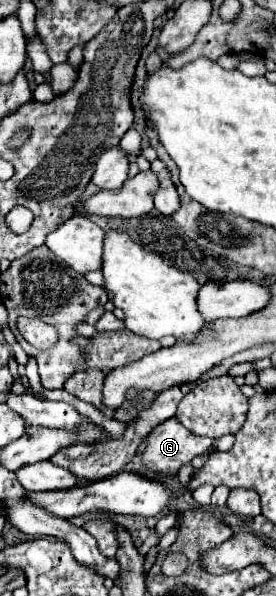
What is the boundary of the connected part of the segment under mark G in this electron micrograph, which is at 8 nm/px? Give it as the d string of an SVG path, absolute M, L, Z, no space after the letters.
M175 416L169 418L167 422L161 422L161 426L155 426L151 436L149 436L149 444L143 452L143 462L153 468L153 470L159 470L163 474L177 474L177 470L185 464L185 462L191 462L193 456L197 454L203 454L203 452L211 452L211 450L231 450L233 448L233 442L235 442L235 436L233 434L227 434L227 436L221 436L217 440L213 438L205 438L205 436L197 436L193 432L189 432Z

